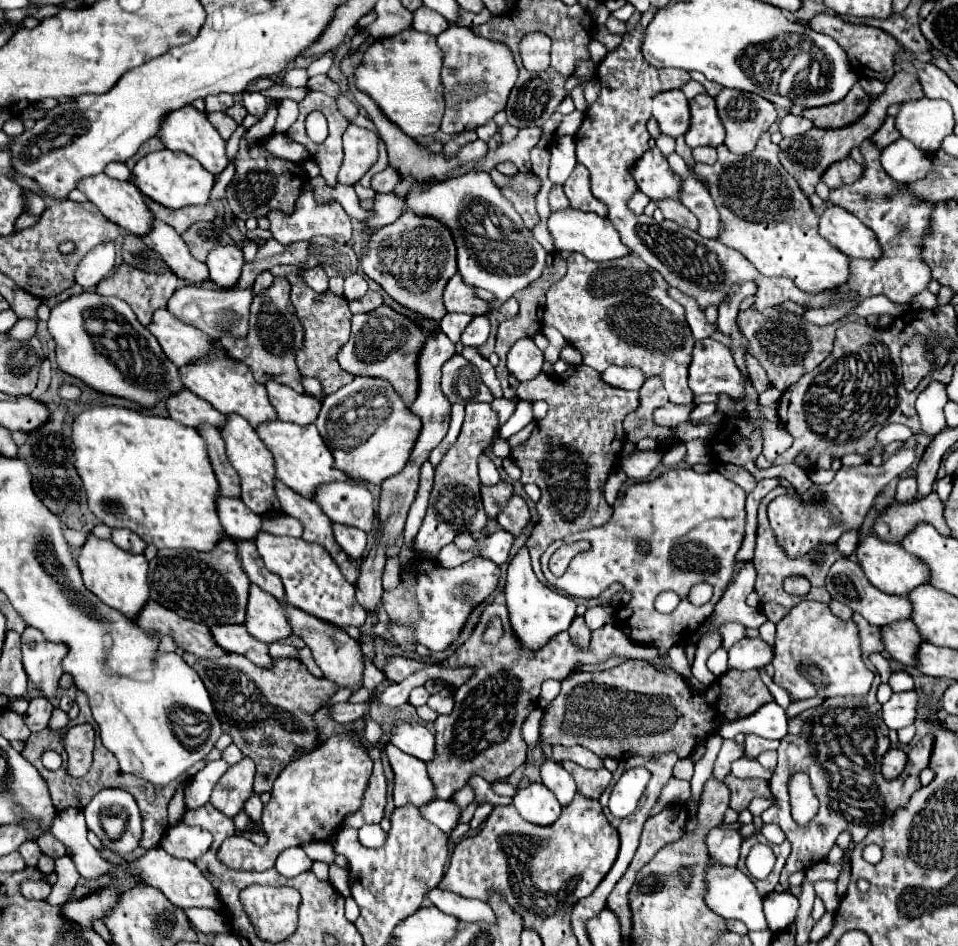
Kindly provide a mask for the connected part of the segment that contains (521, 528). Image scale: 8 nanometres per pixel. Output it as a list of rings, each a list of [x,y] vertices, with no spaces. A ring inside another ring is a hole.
[[[512,495],[506,505],[502,507],[502,511],[498,513],[498,523],[510,531],[514,537],[522,537],[524,533],[528,533],[530,529],[530,511],[528,511],[528,505],[522,497],[518,495]]]

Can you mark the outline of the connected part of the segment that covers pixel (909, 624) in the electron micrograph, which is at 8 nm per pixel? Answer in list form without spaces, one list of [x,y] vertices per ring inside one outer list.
[[[898,621],[894,625],[886,625],[882,627],[882,637],[884,637],[886,651],[896,661],[908,667],[916,667],[918,649],[926,639],[920,635],[914,621]]]

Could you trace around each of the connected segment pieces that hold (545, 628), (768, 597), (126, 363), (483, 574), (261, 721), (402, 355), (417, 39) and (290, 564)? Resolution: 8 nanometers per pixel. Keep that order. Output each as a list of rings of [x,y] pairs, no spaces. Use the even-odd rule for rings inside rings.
[[[522,547],[518,555],[508,565],[508,579],[506,579],[506,607],[510,615],[510,627],[516,639],[526,649],[542,649],[550,643],[552,637],[556,637],[560,631],[566,631],[570,627],[570,621],[576,615],[576,603],[560,595],[558,591],[548,589],[544,583],[540,583],[530,567],[530,555],[528,549]]]
[[[776,487],[774,491],[771,491],[762,499],[762,503],[760,503],[758,507],[758,539],[756,539],[756,555],[754,555],[754,561],[752,561],[754,567],[756,567],[756,571],[758,571],[758,579],[756,579],[756,589],[754,589],[754,591],[756,591],[758,599],[760,599],[760,609],[762,609],[762,613],[764,613],[766,619],[772,621],[772,623],[778,623],[778,621],[780,621],[794,605],[798,605],[802,599],[828,603],[828,601],[830,601],[830,595],[828,595],[828,591],[826,591],[826,587],[824,587],[824,579],[826,579],[830,567],[834,565],[834,561],[838,561],[838,559],[844,557],[842,553],[838,553],[836,543],[826,545],[826,549],[824,549],[826,559],[824,559],[822,567],[810,563],[810,557],[798,557],[798,559],[786,557],[784,549],[782,549],[782,547],[778,545],[778,541],[776,541],[776,535],[774,535],[774,531],[772,531],[772,527],[770,527],[770,523],[768,523],[768,515],[766,515],[768,503],[770,503],[774,497],[778,497],[778,495],[784,495],[784,491],[786,491],[784,487]],[[790,575],[802,575],[802,577],[806,577],[806,579],[812,583],[812,591],[810,591],[808,595],[804,595],[804,597],[792,597],[792,595],[788,595],[788,593],[782,589],[782,581],[784,581],[786,577],[790,577]]]
[[[98,293],[74,295],[52,309],[48,329],[56,341],[60,371],[84,381],[98,393],[152,409],[158,401],[186,389],[178,367],[164,355],[156,337],[140,325],[130,305],[118,297],[102,297]]]
[[[416,553],[412,559],[412,571],[416,585],[406,587],[400,583],[394,589],[384,591],[382,605],[390,621],[412,627],[416,633],[414,641],[428,647],[430,651],[448,649],[458,639],[472,609],[478,603],[484,603],[500,581],[500,567],[484,557],[472,559],[456,569],[446,569],[426,553]]]
[[[184,653],[182,659],[196,669],[210,691],[214,707],[222,717],[224,733],[234,739],[234,745],[244,757],[250,757],[256,763],[256,793],[266,793],[272,789],[286,761],[290,763],[294,749],[306,749],[306,753],[316,749],[312,715],[338,691],[338,685],[328,679],[312,677],[306,665],[292,659],[274,659],[272,669],[256,667],[246,657],[234,653],[220,659],[198,659]],[[246,679],[252,683],[246,683]]]
[[[380,305],[372,313],[352,315],[352,333],[348,343],[338,351],[338,363],[352,375],[388,379],[410,407],[418,395],[418,353],[428,337],[434,337],[434,329],[424,331],[406,315],[396,313],[388,305]]]
[[[410,27],[394,37],[378,39],[362,53],[360,65],[354,69],[354,85],[364,91],[408,137],[434,137],[440,131],[444,115],[444,87],[440,79],[442,59],[444,55],[436,37]]]
[[[262,533],[256,545],[258,553],[264,557],[264,565],[284,581],[288,605],[340,629],[364,625],[366,611],[354,597],[354,585],[342,577],[336,561],[326,553],[326,549],[322,549],[322,545],[310,545],[304,539],[294,537],[274,537],[270,533]]]

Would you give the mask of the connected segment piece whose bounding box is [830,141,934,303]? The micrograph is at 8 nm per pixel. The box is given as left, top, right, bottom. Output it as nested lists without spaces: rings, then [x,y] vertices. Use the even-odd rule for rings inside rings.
[[[864,141],[860,151],[866,159],[866,169],[862,177],[854,185],[842,185],[842,189],[830,191],[830,201],[854,213],[866,227],[876,233],[882,245],[882,257],[878,261],[860,261],[858,265],[850,265],[852,275],[848,287],[858,291],[862,299],[872,295],[886,295],[894,303],[910,303],[912,297],[926,289],[928,281],[932,279],[930,269],[922,265],[920,251],[922,237],[926,237],[926,229],[930,225],[930,213],[934,203],[914,201],[910,193],[898,191],[902,185],[886,177],[886,171],[878,161],[880,151],[874,149],[872,141]]]

